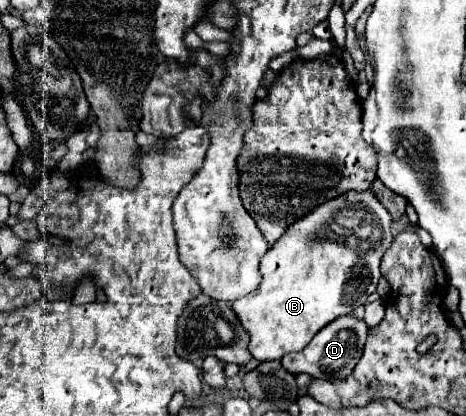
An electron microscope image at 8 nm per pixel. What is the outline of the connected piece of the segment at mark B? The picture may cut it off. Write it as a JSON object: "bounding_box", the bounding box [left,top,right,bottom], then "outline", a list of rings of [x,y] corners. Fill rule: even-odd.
{"bounding_box":[231,191,391,363],"outline":[[[363,191],[363,203],[351,203],[345,195],[335,197],[293,223],[293,227],[289,227],[289,231],[285,231],[285,235],[281,235],[281,239],[277,239],[277,243],[271,245],[263,255],[263,281],[259,289],[247,297],[233,301],[231,305],[249,335],[249,353],[253,355],[253,359],[259,363],[279,361],[285,353],[301,351],[333,319],[353,315],[357,307],[365,305],[367,297],[377,289],[377,281],[381,277],[381,257],[389,249],[391,241],[391,215],[371,191]],[[333,217],[335,239],[331,241],[327,239],[327,233]]]}

